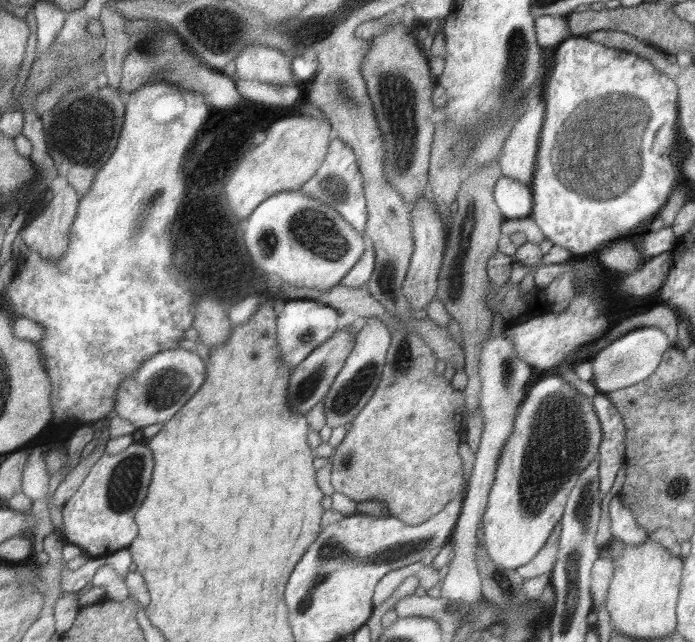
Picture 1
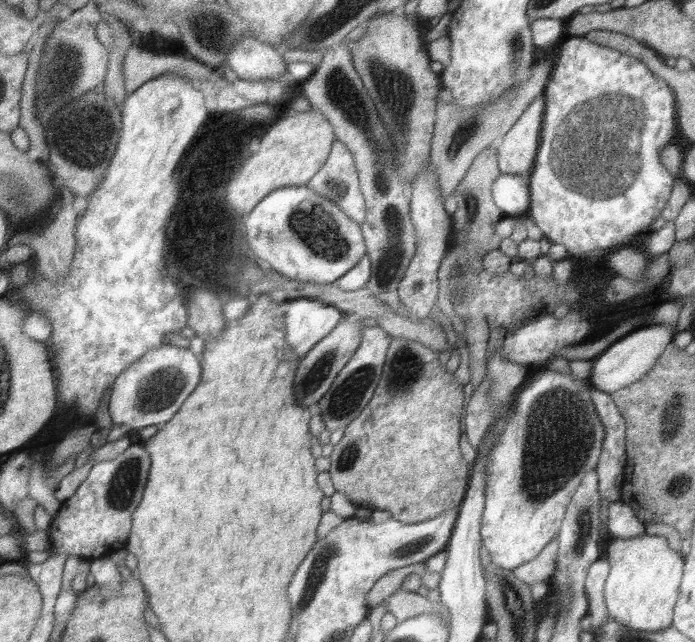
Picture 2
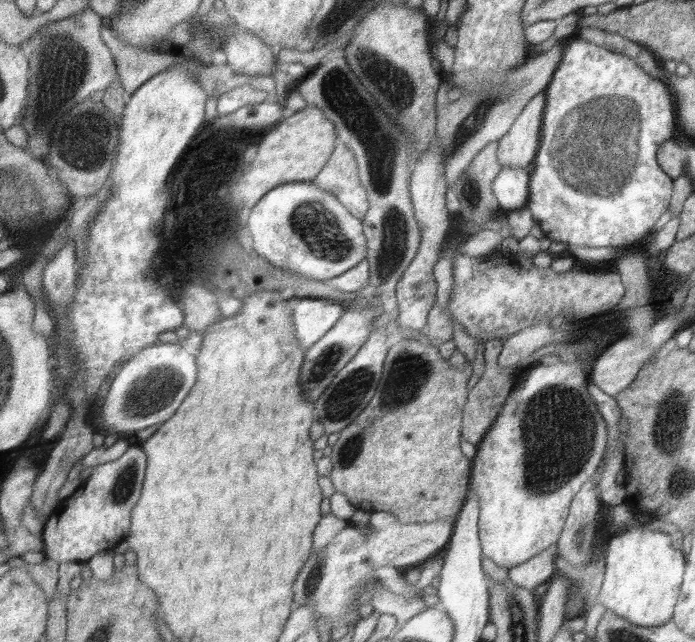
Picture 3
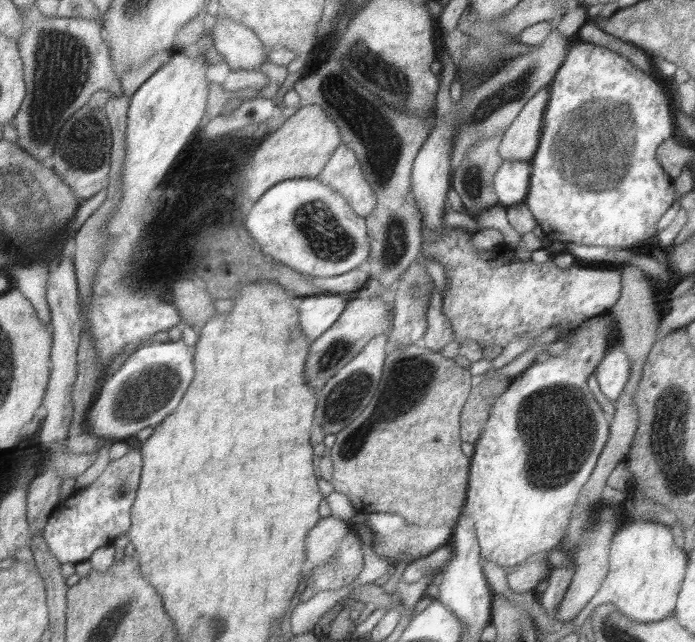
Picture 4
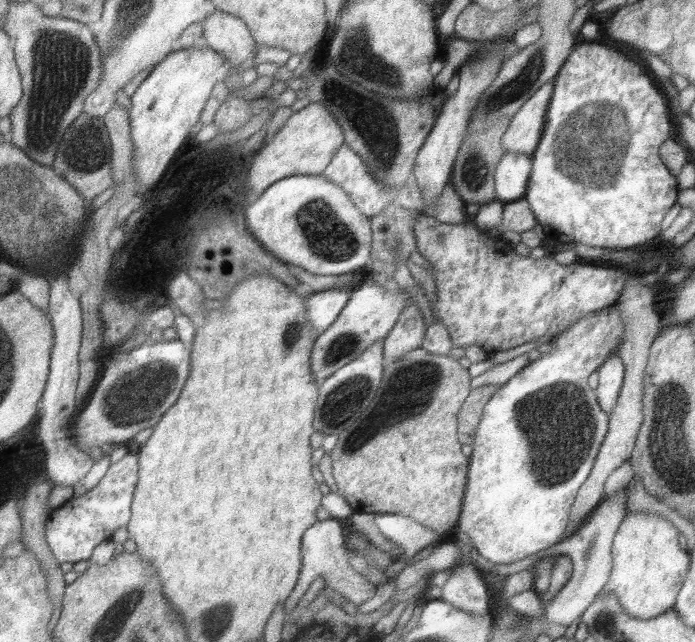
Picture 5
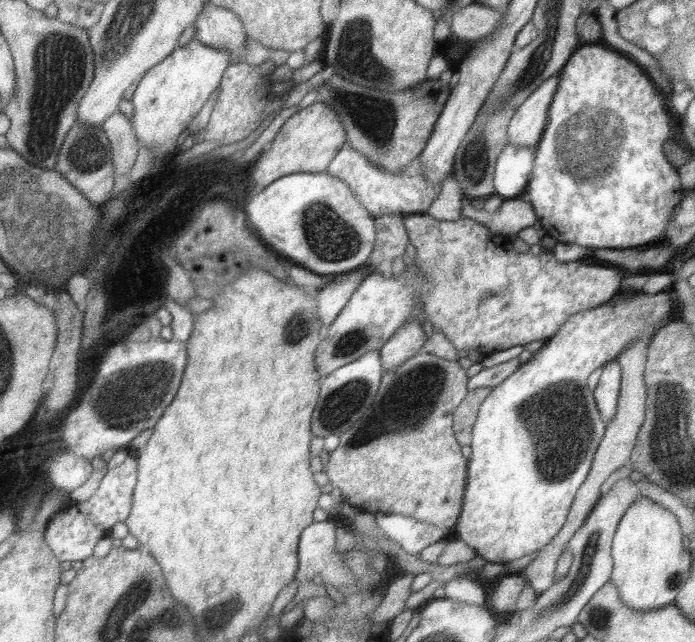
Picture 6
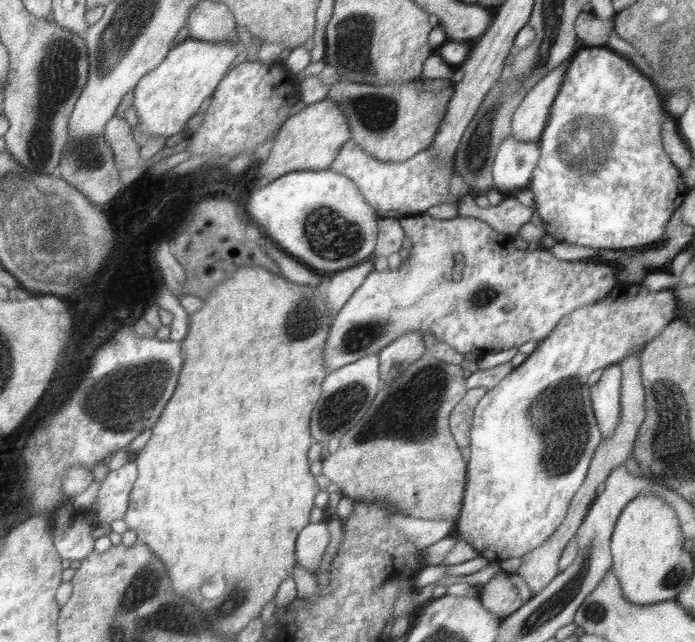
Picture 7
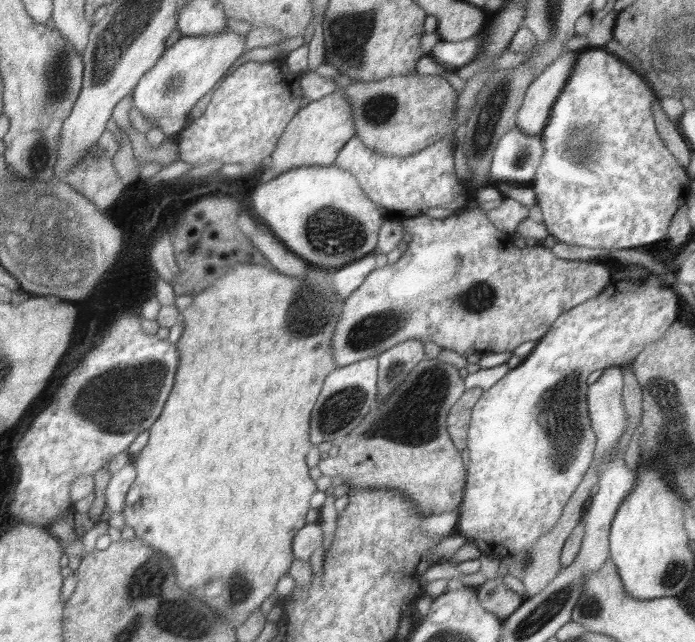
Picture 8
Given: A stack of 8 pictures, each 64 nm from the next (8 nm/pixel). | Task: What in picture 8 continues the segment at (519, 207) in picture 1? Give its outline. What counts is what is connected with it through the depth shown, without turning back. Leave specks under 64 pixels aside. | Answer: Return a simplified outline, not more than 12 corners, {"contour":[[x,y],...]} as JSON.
{"contour":[[514,126],[496,145],[491,182],[530,185],[542,135]]}

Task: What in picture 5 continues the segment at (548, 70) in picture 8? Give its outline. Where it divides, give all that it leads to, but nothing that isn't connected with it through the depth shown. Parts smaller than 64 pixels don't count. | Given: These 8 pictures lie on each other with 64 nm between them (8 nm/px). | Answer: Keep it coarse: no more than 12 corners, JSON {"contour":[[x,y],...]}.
{"contour":[[545,82],[511,118],[506,153],[534,154],[554,87]]}

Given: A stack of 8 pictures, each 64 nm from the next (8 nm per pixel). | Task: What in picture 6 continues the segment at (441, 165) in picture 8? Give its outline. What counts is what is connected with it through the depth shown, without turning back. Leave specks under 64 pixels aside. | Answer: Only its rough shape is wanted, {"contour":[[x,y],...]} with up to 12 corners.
{"contour":[[346,141],[326,172],[376,218],[427,213],[421,156],[386,172]]}

